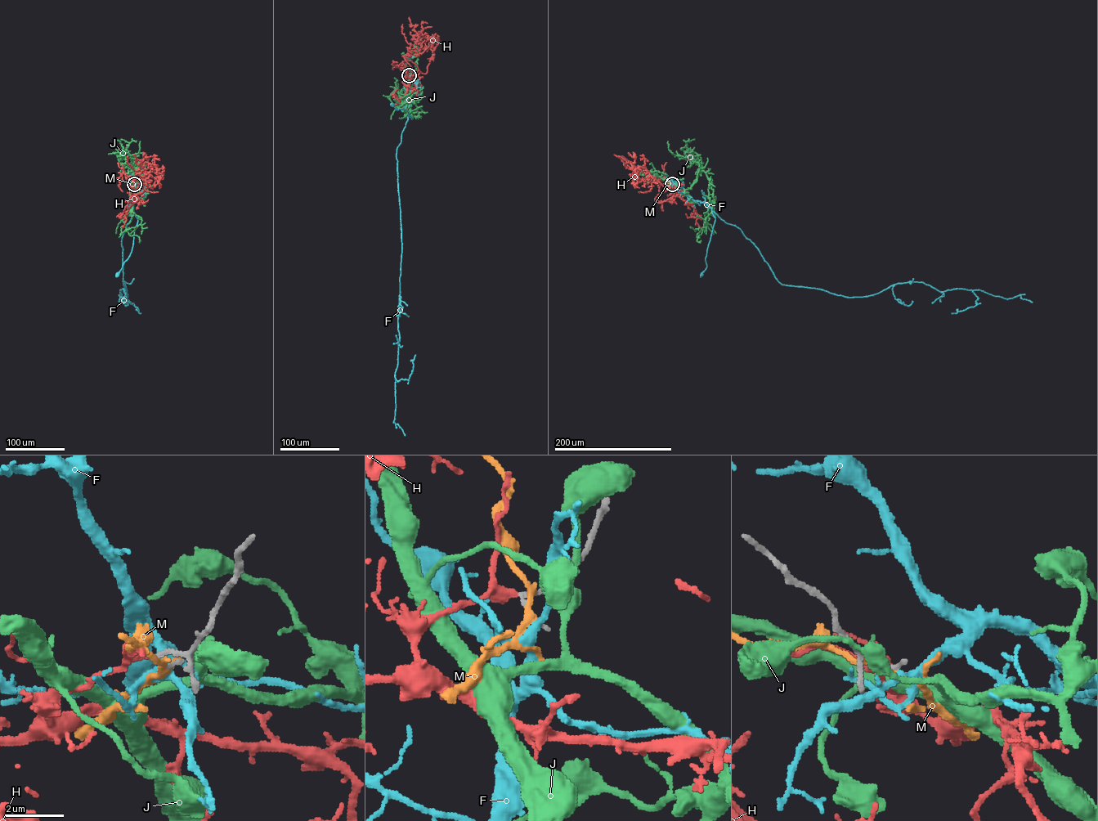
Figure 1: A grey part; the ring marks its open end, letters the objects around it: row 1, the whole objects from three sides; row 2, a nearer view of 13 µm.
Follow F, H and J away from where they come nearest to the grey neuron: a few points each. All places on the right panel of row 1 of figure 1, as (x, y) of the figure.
F: (673, 184), (682, 186), (692, 199), (705, 202), (715, 218), (705, 259), (706, 267), (701, 275)
H: (672, 184), (673, 195), (659, 203), (656, 197), (670, 187), (665, 188), (641, 167), (634, 169), (637, 182)
J: (672, 184), (687, 193), (684, 190), (696, 181), (701, 168), (710, 182), (710, 204), (696, 240), (701, 240)

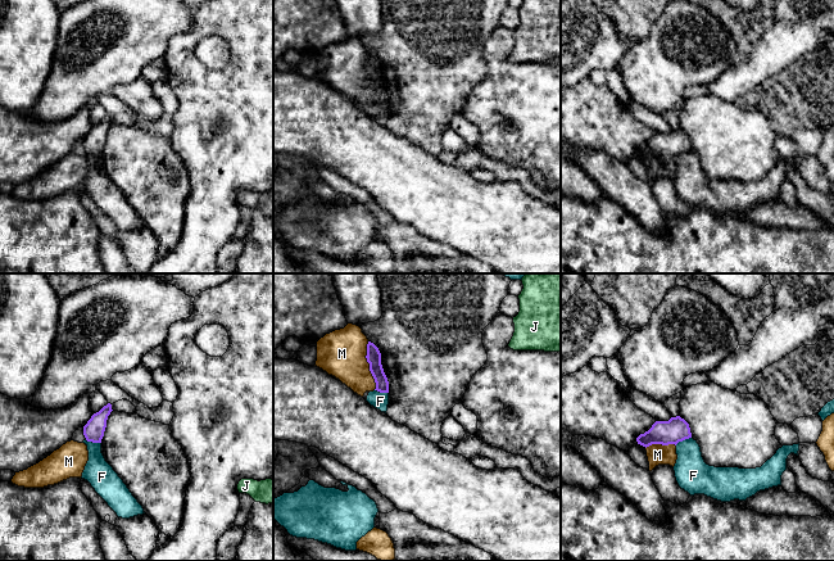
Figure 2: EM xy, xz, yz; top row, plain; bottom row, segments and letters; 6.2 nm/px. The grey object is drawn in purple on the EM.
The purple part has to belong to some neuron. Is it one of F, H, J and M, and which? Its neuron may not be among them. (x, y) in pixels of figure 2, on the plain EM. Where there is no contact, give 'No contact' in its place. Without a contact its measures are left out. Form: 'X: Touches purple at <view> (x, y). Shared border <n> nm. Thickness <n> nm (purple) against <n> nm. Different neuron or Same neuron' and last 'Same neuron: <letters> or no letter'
F: Touches purple at xy (93, 154). Shared border 110 nm. Thickness 130 nm (purple) against 170 nm. Different neuron
H: No contact. Same neuron
J: No contact. Different neuron
M: Touches purple at xz (370, 78). Shared border 300 nm. Thickness 100 nm (purple) against 300 nm. Different neuron
Same neuron: H

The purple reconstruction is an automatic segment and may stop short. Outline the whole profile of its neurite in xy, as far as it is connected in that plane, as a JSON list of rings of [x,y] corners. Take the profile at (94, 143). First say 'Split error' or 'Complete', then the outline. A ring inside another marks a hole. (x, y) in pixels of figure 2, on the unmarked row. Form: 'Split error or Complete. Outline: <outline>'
Complete. Outline: [[[108,116],[99,125],[91,128],[83,139],[83,148],[87,154],[101,155],[106,140],[106,132],[112,123],[112,117]]]

